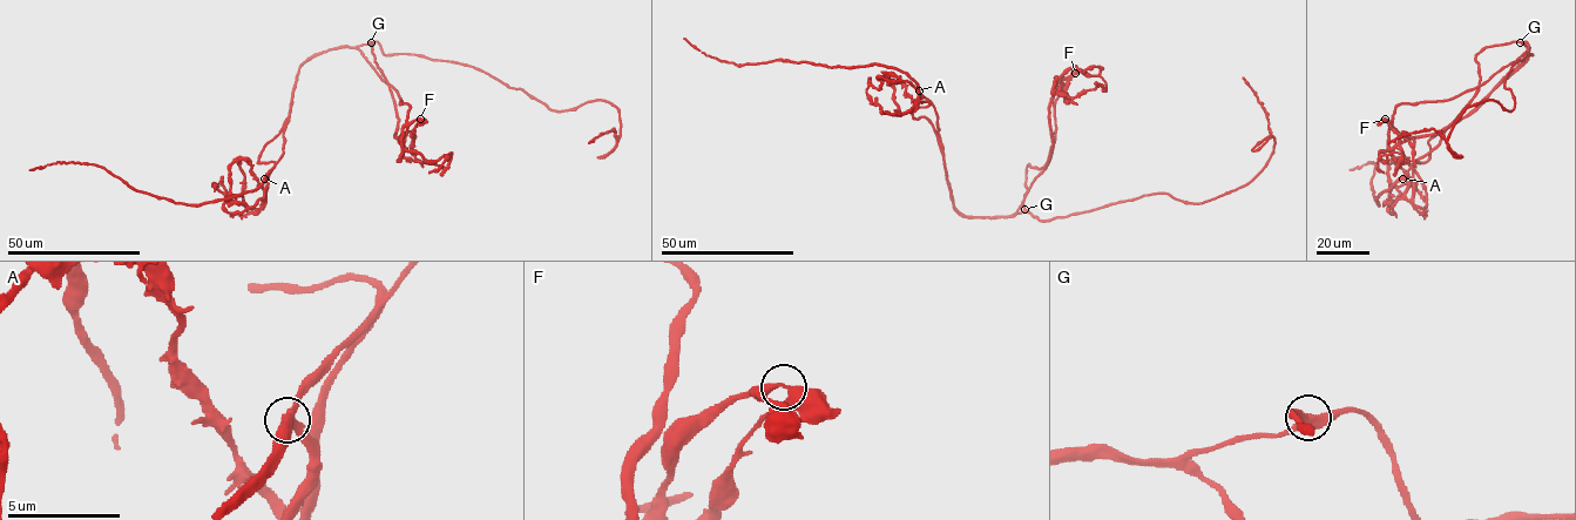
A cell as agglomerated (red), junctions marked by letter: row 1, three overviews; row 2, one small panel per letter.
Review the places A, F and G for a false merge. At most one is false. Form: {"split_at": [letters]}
{"split_at": ["F"]}

